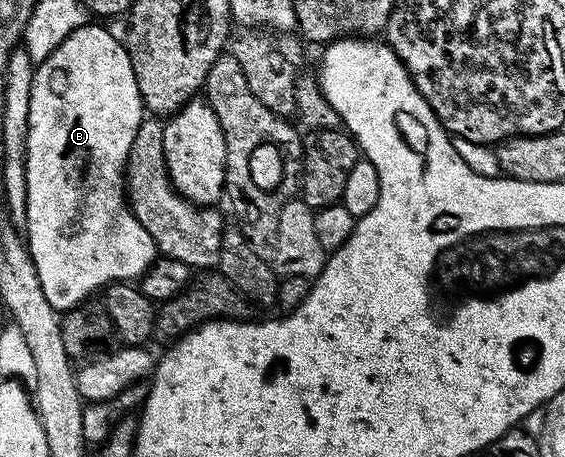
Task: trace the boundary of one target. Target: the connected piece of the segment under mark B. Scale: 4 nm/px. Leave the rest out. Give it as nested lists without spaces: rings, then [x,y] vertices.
[[[86,23],[77,30],[71,31],[51,52],[50,57],[34,68],[31,83],[31,111],[27,135],[27,223],[23,233],[27,238],[29,254],[35,263],[35,271],[39,275],[39,283],[43,283],[43,295],[47,295],[47,303],[51,303],[51,307],[58,311],[77,308],[88,298],[85,296],[95,292],[97,288],[100,290],[110,283],[129,283],[134,279],[140,279],[159,256],[151,235],[143,231],[143,223],[139,223],[139,219],[135,219],[135,215],[130,211],[125,192],[127,155],[131,151],[131,143],[135,140],[135,131],[139,131],[139,123],[143,120],[143,102],[139,95],[139,87],[135,83],[135,71],[124,44],[118,38],[116,41],[101,26],[104,24],[93,24],[97,25]]]

